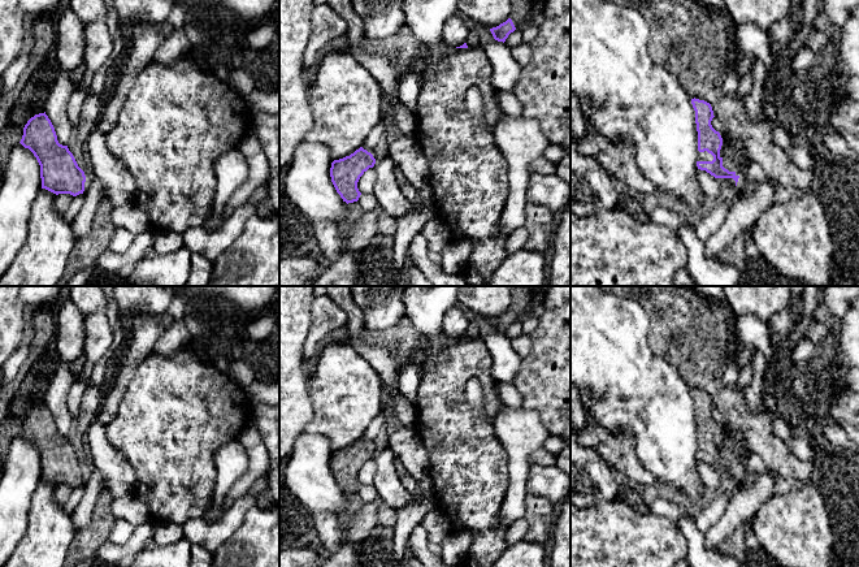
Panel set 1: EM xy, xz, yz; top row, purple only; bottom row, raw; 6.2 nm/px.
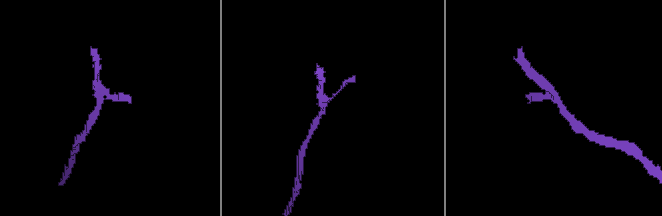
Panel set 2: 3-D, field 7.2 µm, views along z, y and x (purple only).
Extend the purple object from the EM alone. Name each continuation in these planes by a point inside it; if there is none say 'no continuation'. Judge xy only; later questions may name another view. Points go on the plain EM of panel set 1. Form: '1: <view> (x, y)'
no continuation

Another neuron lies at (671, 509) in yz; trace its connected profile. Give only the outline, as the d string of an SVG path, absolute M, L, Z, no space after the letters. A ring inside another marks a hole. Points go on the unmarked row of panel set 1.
M658 498L650 506L650 514L667 518L677 525L680 518L687 514L687 507L676 499Z

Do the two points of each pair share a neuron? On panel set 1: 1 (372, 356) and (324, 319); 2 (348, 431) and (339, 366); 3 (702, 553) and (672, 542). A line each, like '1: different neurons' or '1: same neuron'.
1: different neurons
2: same neuron
3: different neurons

